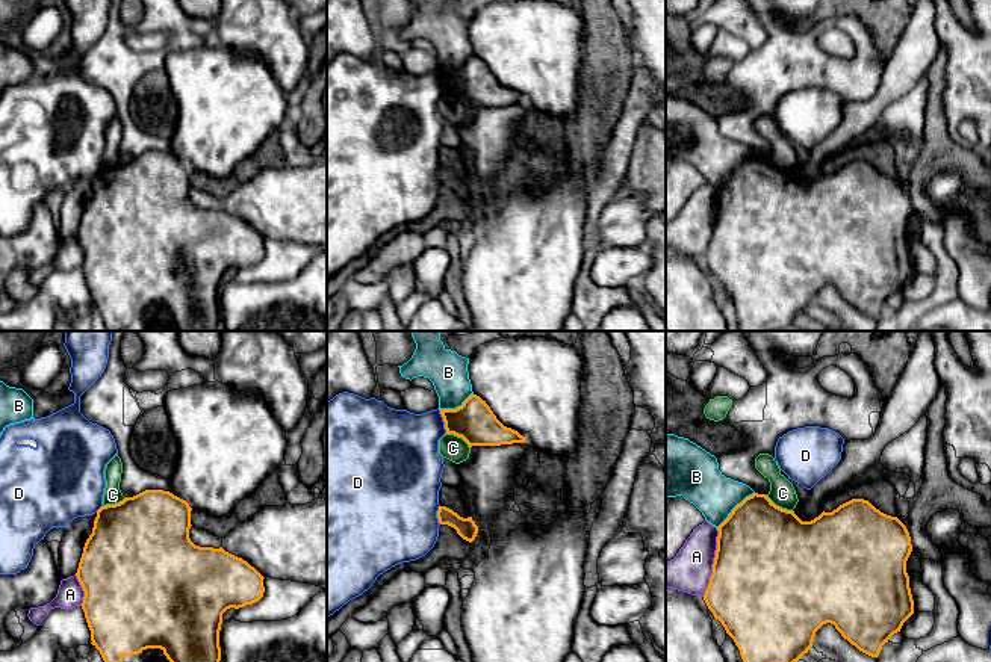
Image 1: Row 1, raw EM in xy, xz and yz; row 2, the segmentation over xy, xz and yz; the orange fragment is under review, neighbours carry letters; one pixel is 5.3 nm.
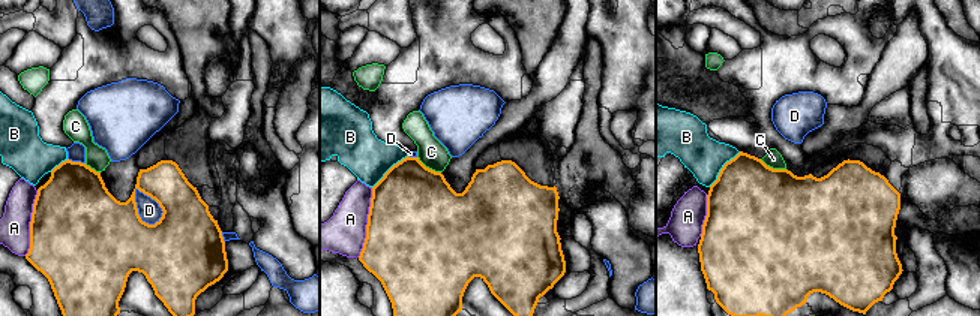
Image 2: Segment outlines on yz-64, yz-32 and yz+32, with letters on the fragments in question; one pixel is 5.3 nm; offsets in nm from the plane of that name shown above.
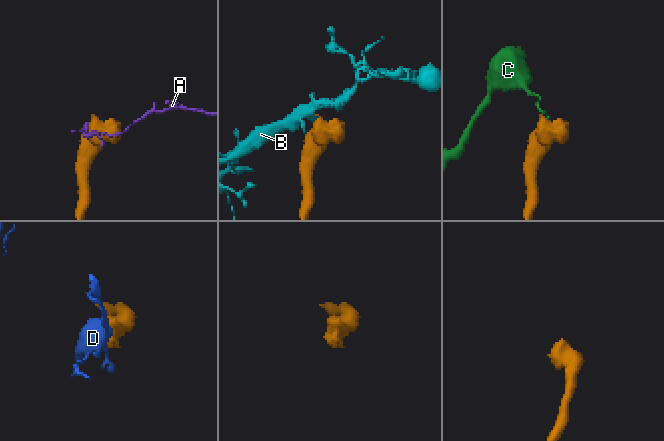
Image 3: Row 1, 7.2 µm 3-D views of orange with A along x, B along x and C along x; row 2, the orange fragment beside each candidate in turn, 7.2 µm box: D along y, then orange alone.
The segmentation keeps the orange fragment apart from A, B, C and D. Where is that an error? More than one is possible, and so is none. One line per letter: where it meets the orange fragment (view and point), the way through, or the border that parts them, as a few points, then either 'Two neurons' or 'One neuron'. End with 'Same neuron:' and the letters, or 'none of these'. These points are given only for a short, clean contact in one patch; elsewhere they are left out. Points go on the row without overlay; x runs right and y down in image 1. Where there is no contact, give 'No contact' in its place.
A: Touches orange at yz (714, 224). Two neurons
B: Touches orange at yz (734, 170). Two neurons
C: Touches orange at yz (778, 168). Boundary: yz (764, 156), (776, 167), (792, 173). Two neurons
D: Touches orange at xz (444, 82). Two neurons
Same neuron: none of these

